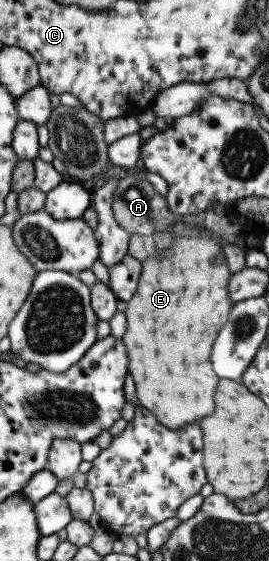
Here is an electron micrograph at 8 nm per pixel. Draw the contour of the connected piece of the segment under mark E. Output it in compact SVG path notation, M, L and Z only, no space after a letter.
M205 234L178 236L166 251L160 255L153 253L144 259L135 295L126 301L126 332L121 341L127 346L128 370L134 379L136 399L140 406L156 417L156 421L172 431L204 419L214 409L212 393L218 377L210 367L208 355L210 345L222 323L227 321L233 303L226 295L226 281L231 273L228 273L222 243L218 238Z

